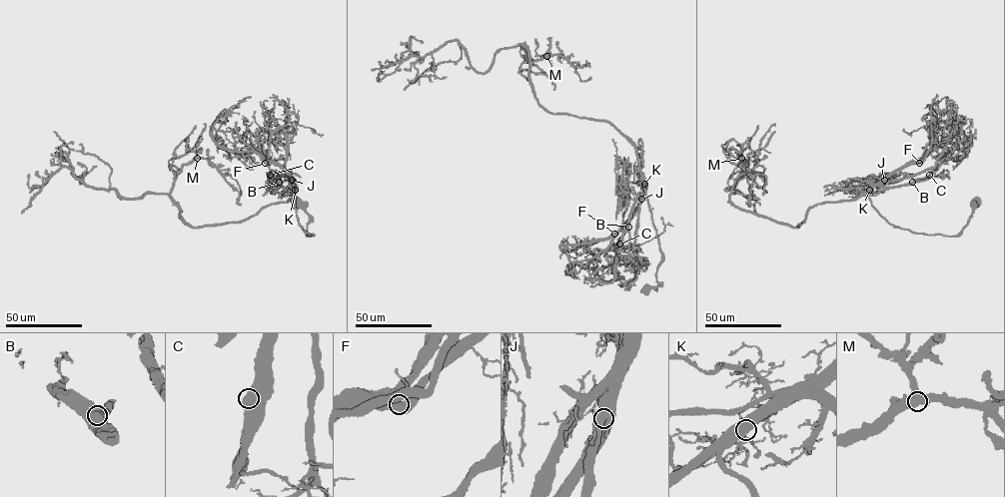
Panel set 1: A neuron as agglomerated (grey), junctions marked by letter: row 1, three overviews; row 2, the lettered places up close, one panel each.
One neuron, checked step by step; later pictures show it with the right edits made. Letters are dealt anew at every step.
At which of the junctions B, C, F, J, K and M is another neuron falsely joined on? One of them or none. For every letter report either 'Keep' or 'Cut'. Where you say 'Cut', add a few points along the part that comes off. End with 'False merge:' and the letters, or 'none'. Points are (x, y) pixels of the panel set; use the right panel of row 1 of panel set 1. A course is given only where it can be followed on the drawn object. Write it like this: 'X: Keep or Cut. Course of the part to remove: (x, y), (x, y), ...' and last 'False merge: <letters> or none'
B: Keep
C: Keep
F: Keep
J: Keep
K: Keep
M: Keep
False merge: none

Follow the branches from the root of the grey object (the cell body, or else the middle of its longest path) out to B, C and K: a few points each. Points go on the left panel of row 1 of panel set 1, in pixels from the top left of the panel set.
B: (297, 204), (294, 206), (309, 217), (307, 235), (312, 236), (303, 230), (296, 216), (295, 187), (279, 182)
C: (297, 204), (309, 217), (307, 235), (312, 236), (296, 216), (295, 187), (283, 187), (270, 175)
K: (297, 204), (294, 206), (301, 207), (309, 217), (307, 235), (312, 236), (303, 230), (296, 216), (296, 191)

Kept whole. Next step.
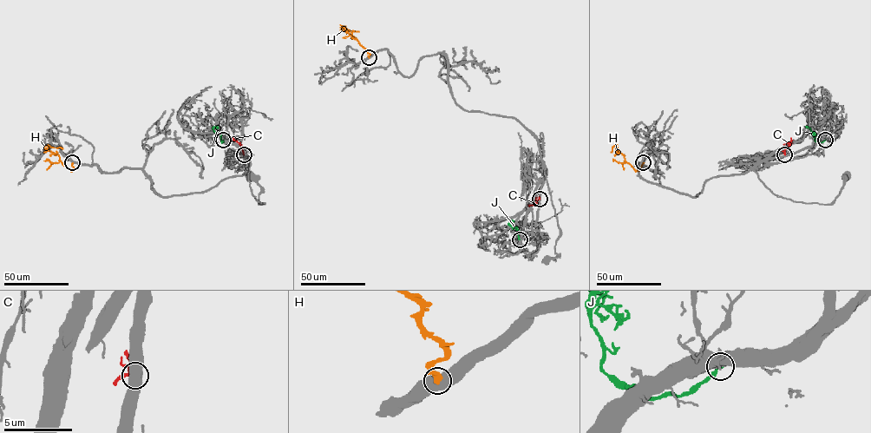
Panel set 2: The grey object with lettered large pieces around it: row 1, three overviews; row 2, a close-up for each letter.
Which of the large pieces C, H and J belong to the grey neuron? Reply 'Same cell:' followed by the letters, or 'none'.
Same cell: C

